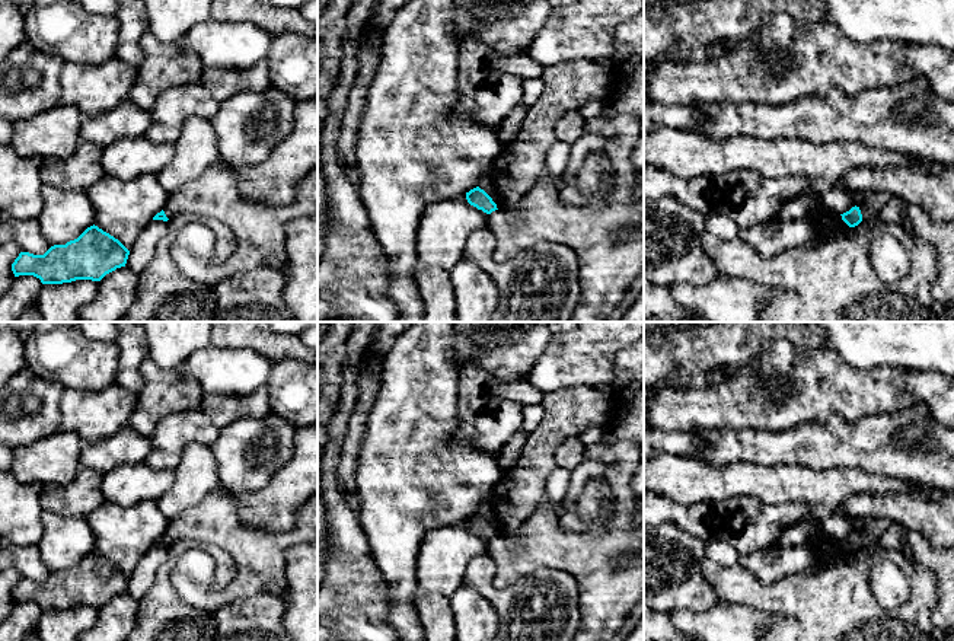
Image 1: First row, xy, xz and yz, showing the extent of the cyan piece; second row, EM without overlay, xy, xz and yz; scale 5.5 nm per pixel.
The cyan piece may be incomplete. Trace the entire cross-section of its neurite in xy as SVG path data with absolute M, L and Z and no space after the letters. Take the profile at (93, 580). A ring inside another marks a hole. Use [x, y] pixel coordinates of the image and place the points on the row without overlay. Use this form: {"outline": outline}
{"outline": "M93 551L77 565L54 571L44 581L20 578L12 597L15 603L33 602L42 610L100 607L106 600L125 593L128 581L130 577L118 565Z"}

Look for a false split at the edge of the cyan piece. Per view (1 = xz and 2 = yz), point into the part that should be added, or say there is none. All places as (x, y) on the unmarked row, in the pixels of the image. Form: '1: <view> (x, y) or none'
1: none
2: none

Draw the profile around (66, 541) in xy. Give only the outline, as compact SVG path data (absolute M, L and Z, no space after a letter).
M44 511L41 520L44 533L38 549L51 573L66 571L95 551L96 538L84 517Z

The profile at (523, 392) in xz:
M527 379L504 382L494 389L494 395L521 404L523 406L540 405L543 398L543 392L533 386Z

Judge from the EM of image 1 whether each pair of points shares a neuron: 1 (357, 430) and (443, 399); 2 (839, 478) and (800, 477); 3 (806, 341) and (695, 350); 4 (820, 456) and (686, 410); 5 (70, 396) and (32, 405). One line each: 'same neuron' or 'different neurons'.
1: different neurons
2: same neuron
3: same neuron
4: different neurons
5: different neurons

